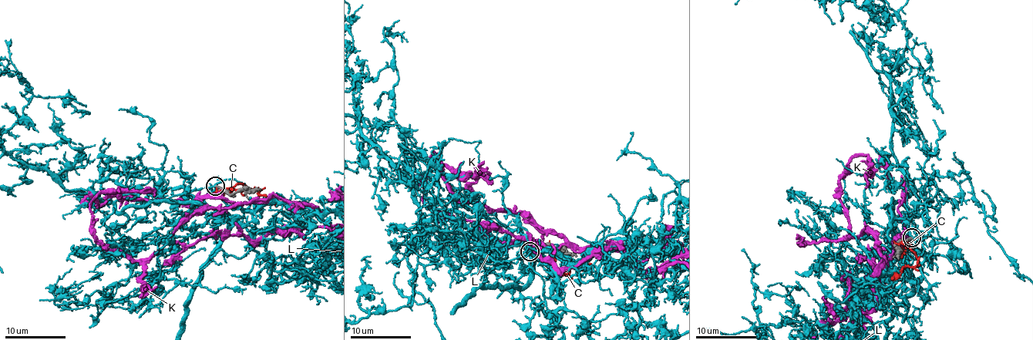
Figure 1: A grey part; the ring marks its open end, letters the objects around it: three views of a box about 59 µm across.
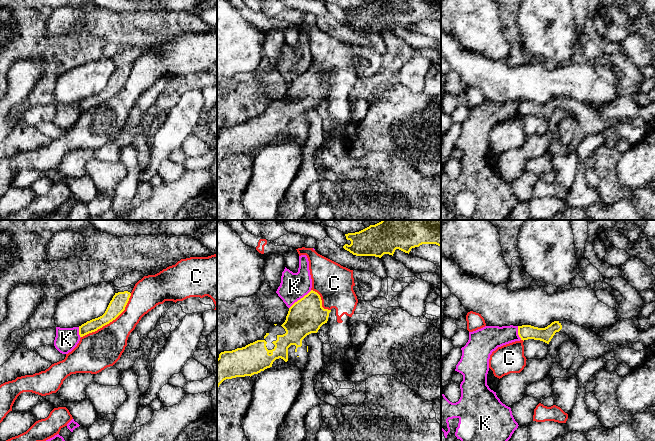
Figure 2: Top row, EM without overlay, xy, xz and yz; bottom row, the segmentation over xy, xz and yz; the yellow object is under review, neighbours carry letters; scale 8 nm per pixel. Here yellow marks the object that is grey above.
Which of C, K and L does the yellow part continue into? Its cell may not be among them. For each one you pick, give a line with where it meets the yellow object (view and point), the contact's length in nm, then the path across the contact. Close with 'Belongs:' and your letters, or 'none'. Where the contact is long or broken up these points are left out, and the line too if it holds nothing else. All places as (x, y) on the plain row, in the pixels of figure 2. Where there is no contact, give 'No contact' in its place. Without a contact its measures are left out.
L: No contact
Belongs: L

